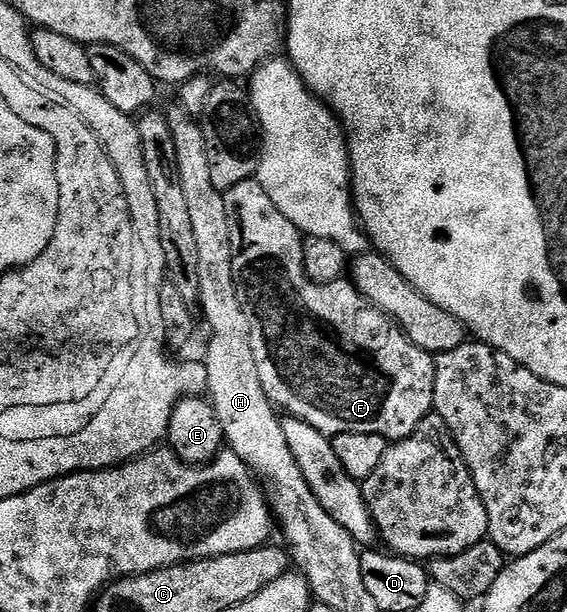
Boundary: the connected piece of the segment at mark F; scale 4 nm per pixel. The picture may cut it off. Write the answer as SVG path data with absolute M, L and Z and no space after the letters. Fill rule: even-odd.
M251 180L251 181L249 181L249 182L241 182L241 183L240 183L240 184L236 184L236 185L235 185L235 186L233 186L233 188L231 188L231 189L230 189L230 190L228 190L228 191L225 191L225 196L226 196L226 207L227 207L227 208L228 208L228 224L229 224L229 225L230 225L230 235L231 235L231 236L232 236L232 252L233 252L233 253L234 253L234 255L233 255L233 256L232 256L232 276L233 276L233 277L234 277L234 279L235 279L235 280L236 280L236 292L237 292L237 293L238 293L238 295L239 295L239 296L240 296L240 304L241 304L241 305L242 305L242 307L243 307L243 308L244 308L244 316L248 316L248 332L252 332L252 356L256 356L256 372L260 372L260 384L264 384L264 392L265 392L265 393L266 393L266 394L267 394L267 395L268 395L268 396L269 396L269 398L270 398L270 400L271 400L271 402L273 402L273 403L274 403L274 405L275 405L275 407L277 407L277 409L278 409L278 410L279 410L279 411L282 411L282 412L285 412L285 413L286 413L286 414L287 414L287 415L289 415L289 417L291 417L291 418L299 418L299 419L300 419L300 420L304 420L304 421L305 421L305 422L307 422L307 423L308 423L308 424L312 424L312 428L316 428L316 429L317 429L317 430L318 430L318 431L320 431L320 432L321 432L321 434L324 434L324 435L327 435L327 436L333 436L333 435L335 435L335 434L339 434L339 433L340 433L340 432L376 432L376 433L377 433L377 434L379 434L379 435L380 435L380 436L384 436L384 437L385 437L385 438L387 438L387 439L388 439L388 440L389 440L389 441L390 441L390 442L398 442L398 441L399 441L399 440L400 440L400 439L402 439L402 438L407 438L407 437L408 437L408 436L412 436L412 432L416 432L416 428L417 428L417 427L418 427L418 426L419 426L419 424L420 424L420 423L421 423L421 422L422 422L422 421L423 421L423 420L424 420L424 416L428 416L428 415L429 415L429 414L431 414L431 412L432 412L432 411L433 411L433 408L434 408L434 385L435 385L435 384L436 384L436 368L435 368L435 367L434 367L434 360L435 360L435 355L432 355L432 354L430 354L430 353L429 353L429 352L428 352L428 351L427 351L427 350L425 350L425 349L424 349L424 348L420 348L420 347L419 347L419 346L417 346L417 345L416 345L416 344L412 344L412 340L411 340L411 339L410 339L410 337L408 337L408 335L406 335L406 332L405 332L405 330L403 330L403 329L402 329L402 327L401 327L401 326L399 326L399 325L397 325L397 324L395 324L395 323L394 323L394 322L393 322L393 321L391 321L391 319L389 319L389 318L387 318L387 317L386 317L386 315L385 315L385 314L382 314L382 313L380 313L380 311L379 311L379 310L378 310L378 309L377 309L377 308L376 308L376 307L375 307L375 306L371 306L371 305L370 305L370 303L369 303L369 302L367 302L367 301L366 301L366 299L365 299L365 298L363 298L363 296L362 296L362 293L361 293L361 292L359 292L359 291L358 291L358 290L357 290L357 288L355 288L355 286L354 286L354 283L353 283L353 282L351 282L351 281L349 281L349 280L339 280L339 281L336 281L336 282L333 282L333 283L332 283L332 284L320 284L320 285L319 285L319 286L317 286L317 284L316 284L316 283L314 283L314 281L313 281L313 280L312 280L312 279L311 279L311 278L310 278L310 277L309 277L309 276L308 276L308 272L307 272L307 271L306 271L306 269L305 269L305 268L304 268L304 248L303 248L303 247L302 247L302 244L303 244L303 241L304 241L304 235L303 235L303 233L302 233L302 231L301 231L301 230L298 230L298 229L297 229L297 228L296 228L296 224L292 224L292 220L288 220L288 216L284 216L284 212L280 212L280 208L276 208L276 204L272 204L272 199L270 199L270 198L269 198L269 197L268 197L268 192L264 192L264 188L263 188L263 187L262 187L262 186L261 186L261 185L260 185L260 183L258 183L258 181L256 181L256 180Z

